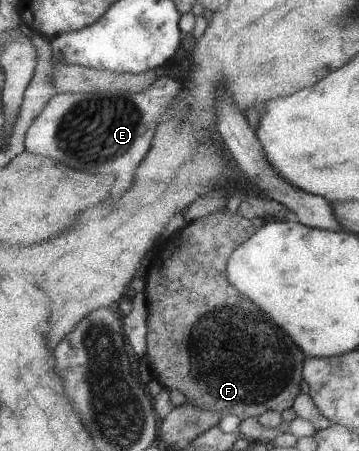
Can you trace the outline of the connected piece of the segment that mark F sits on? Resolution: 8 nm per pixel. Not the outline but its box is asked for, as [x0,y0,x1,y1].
[144,209,307,420]

